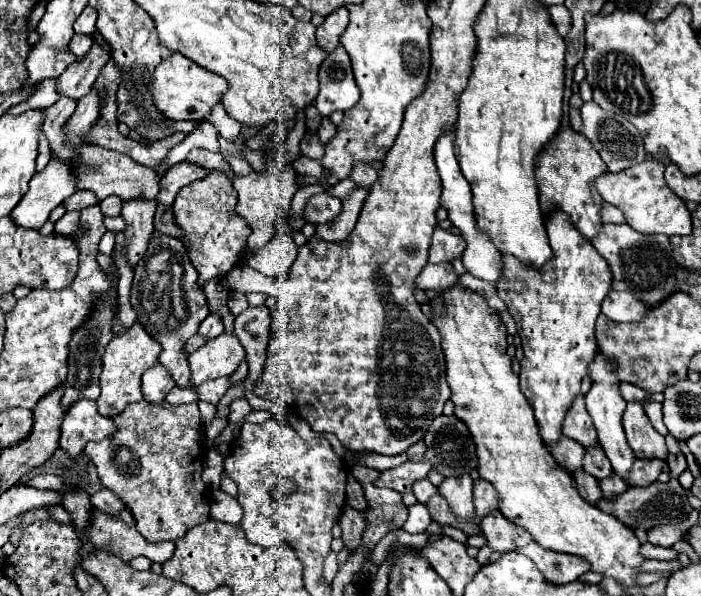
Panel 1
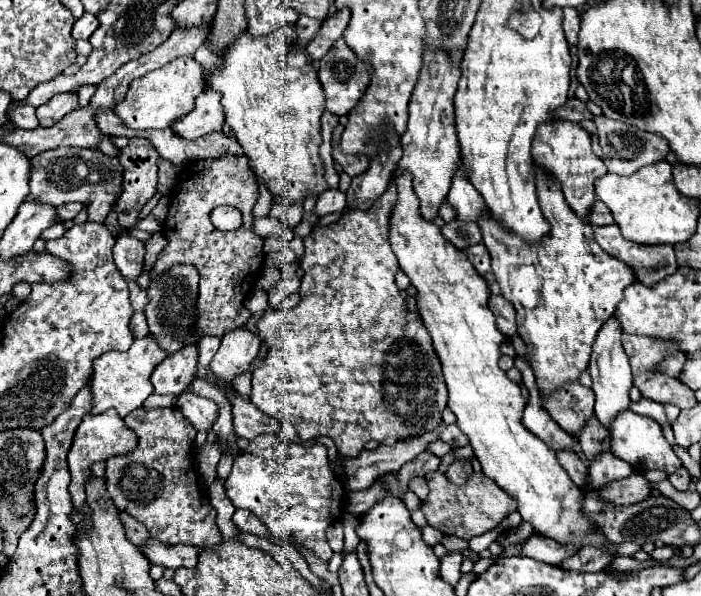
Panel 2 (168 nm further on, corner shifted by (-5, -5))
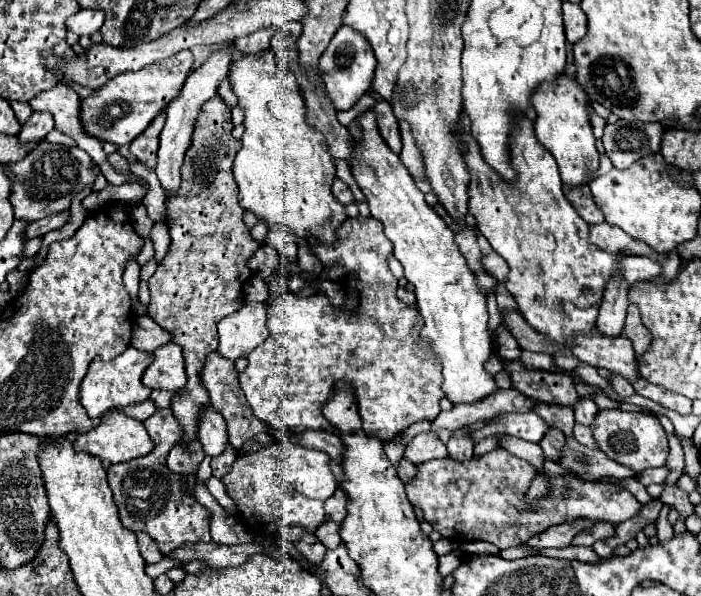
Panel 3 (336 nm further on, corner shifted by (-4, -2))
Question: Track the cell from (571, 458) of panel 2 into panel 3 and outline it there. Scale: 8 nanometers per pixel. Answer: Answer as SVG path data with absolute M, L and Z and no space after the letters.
M551 427L549 433L539 441L545 457L551 459L551 461L555 461L555 463L559 463L561 451L563 451L563 447L565 447L565 439L567 439L567 437L565 437L559 429L553 429L553 427Z

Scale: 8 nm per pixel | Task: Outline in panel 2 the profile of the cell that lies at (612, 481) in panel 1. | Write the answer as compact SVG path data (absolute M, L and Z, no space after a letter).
M602 452L598 456L594 456L592 466L590 466L590 478L592 478L592 486L598 490L604 484L618 480L618 478L626 478L634 472L634 468L626 462L622 462L620 458L616 458L610 452Z

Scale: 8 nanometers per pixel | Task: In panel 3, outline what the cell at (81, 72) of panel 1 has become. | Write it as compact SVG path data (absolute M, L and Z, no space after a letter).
M35 111L29 121L23 125L23 129L19 131L19 139L23 143L33 143L33 141L39 141L43 139L51 129L55 127L55 121L53 121L53 115L49 111Z

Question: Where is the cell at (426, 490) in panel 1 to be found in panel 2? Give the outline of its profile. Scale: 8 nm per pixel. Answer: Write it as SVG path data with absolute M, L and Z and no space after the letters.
M422 476L412 478L410 484L408 484L408 488L410 488L420 500L426 500L426 496L428 496L428 486L426 486L426 480L424 480Z

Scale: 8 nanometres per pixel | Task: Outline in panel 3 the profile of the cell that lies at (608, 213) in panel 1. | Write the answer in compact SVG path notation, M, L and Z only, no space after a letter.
M581 185L581 187L563 187L565 191L565 197L569 199L569 203L575 207L575 211L589 223L589 225L595 225L595 223L601 223L605 217L603 217L603 211L597 207L597 203L593 201L593 195L589 191L587 185Z

